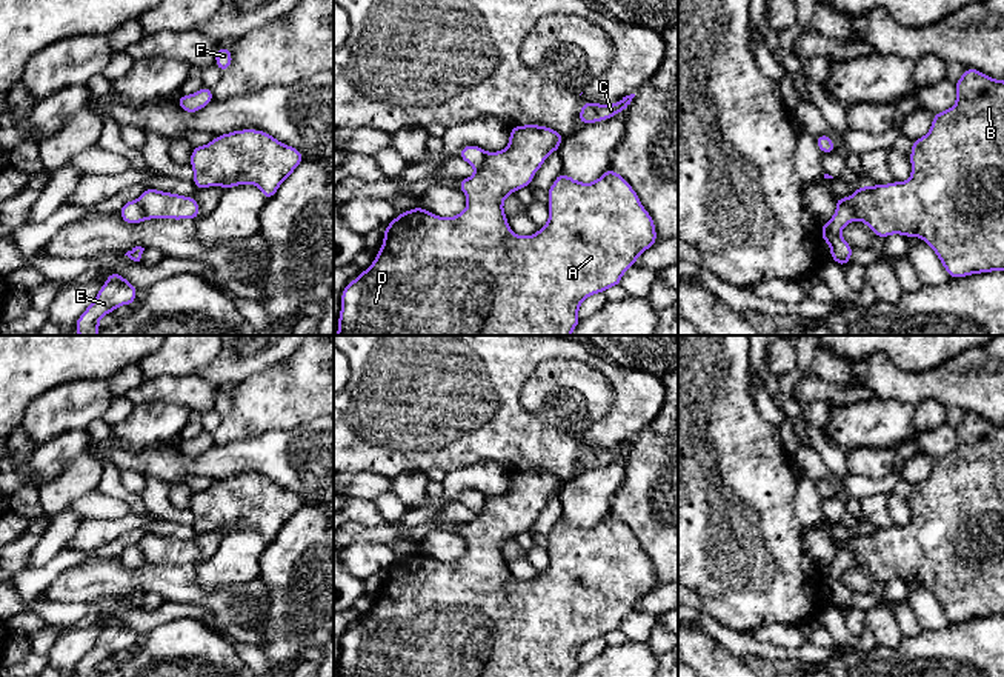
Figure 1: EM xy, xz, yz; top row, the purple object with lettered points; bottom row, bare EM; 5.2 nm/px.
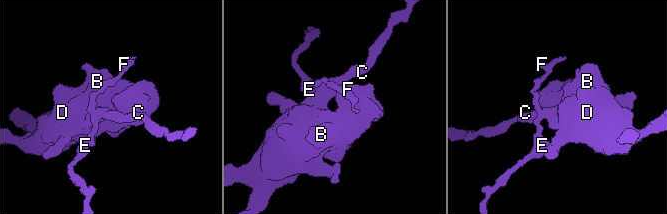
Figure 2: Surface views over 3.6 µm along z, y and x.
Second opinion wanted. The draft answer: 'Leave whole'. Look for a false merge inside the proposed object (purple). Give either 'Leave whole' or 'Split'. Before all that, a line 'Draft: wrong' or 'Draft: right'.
Draft: right
Leave whole

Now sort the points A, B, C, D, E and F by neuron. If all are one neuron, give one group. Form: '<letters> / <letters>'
A B C D E F

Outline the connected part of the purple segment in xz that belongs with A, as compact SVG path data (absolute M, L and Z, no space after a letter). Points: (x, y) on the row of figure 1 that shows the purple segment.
M541 125L512 126L509 145L506 149L487 152L477 145L466 145L458 157L469 163L477 172L472 177L461 178L458 189L467 197L463 212L455 217L438 217L421 206L398 214L384 229L383 245L374 260L355 280L349 282L341 291L341 309L338 317L337 335L570 335L581 322L578 317L580 305L592 294L603 294L606 289L620 286L623 274L635 266L637 258L652 245L658 243L653 218L641 205L635 189L617 171L609 168L592 183L581 183L560 172L547 189L549 220L534 235L517 235L503 211L506 197L521 188L532 186L535 172L543 166L547 155L558 151L564 135L552 128Z

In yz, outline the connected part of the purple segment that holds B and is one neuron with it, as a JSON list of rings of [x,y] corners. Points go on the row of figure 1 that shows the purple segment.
[[[966,68],[961,78],[955,82],[955,88],[956,88],[956,103],[950,109],[933,114],[930,131],[924,137],[912,142],[910,151],[912,175],[907,182],[859,186],[847,198],[836,195],[836,211],[827,223],[821,225],[821,240],[829,243],[830,258],[838,265],[841,265],[843,268],[850,262],[853,248],[841,237],[841,231],[844,226],[853,223],[858,218],[872,229],[875,237],[887,238],[889,235],[896,232],[904,235],[906,238],[918,235],[933,249],[933,252],[941,260],[950,278],[1004,271],[1004,80],[992,78],[990,75],[986,75],[973,68]]]

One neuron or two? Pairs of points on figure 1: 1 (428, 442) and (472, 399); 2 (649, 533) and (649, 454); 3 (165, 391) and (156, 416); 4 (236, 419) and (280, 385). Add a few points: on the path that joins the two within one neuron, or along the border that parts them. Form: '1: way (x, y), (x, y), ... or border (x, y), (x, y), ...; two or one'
1: way (438, 431), (462, 408); one
2: way (646, 513), (644, 491), (649, 483), (649, 474); one
3: border (134, 405), (180, 403), (192, 411); two
4: way (246, 419), (269, 396); one

